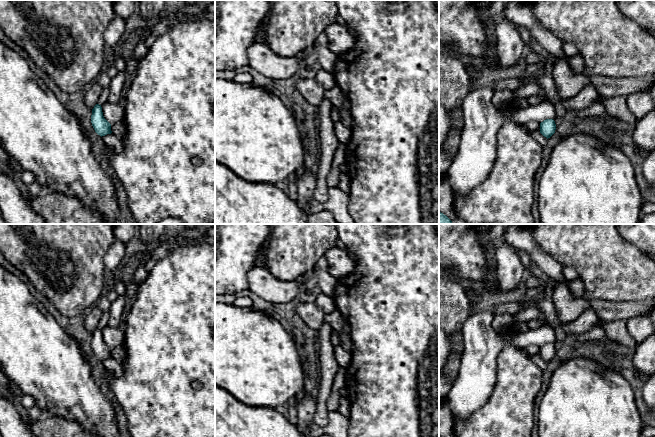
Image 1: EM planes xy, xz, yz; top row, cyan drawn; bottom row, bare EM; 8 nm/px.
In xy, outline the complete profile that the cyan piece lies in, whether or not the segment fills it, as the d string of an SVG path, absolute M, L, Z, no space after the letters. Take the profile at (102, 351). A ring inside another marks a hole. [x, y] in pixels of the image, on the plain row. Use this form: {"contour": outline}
{"contour": "M99 328L92 333L91 347L95 356L101 361L112 357L111 348L104 342L102 331Z"}

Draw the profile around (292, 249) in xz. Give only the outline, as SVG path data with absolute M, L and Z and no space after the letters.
M271 224L265 268L279 280L297 280L307 271L316 270L318 261L336 247L337 240L335 224Z

